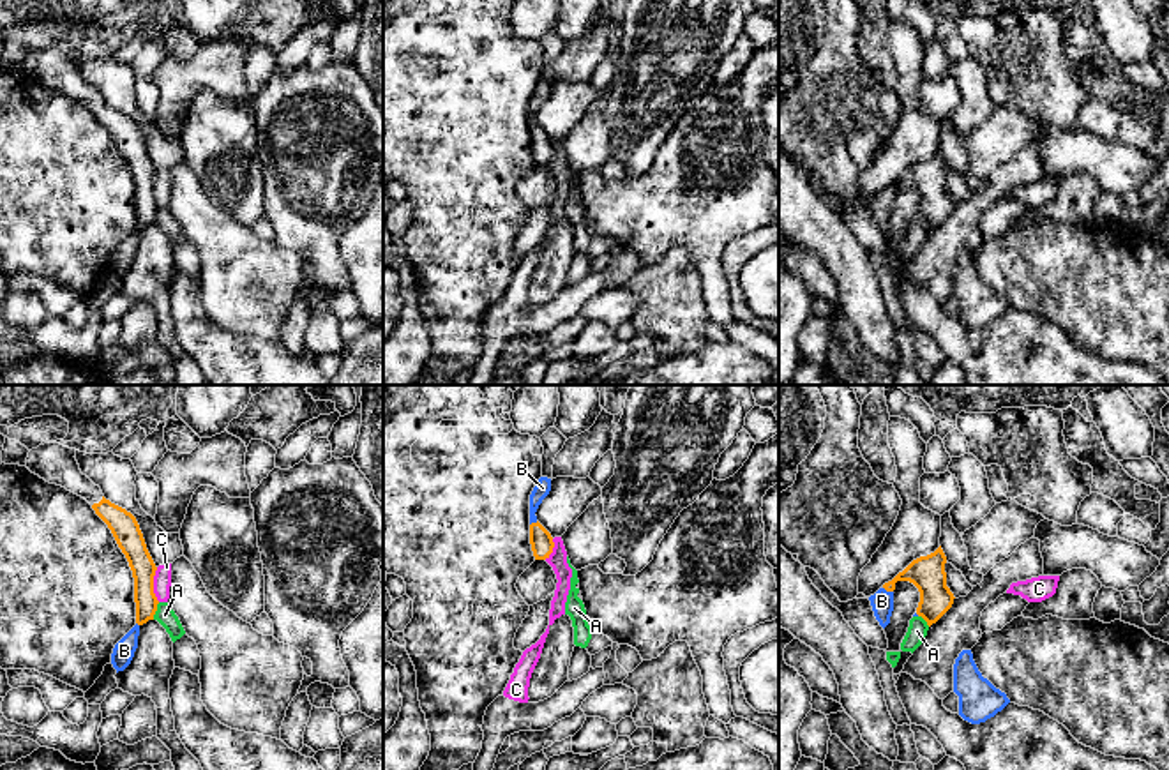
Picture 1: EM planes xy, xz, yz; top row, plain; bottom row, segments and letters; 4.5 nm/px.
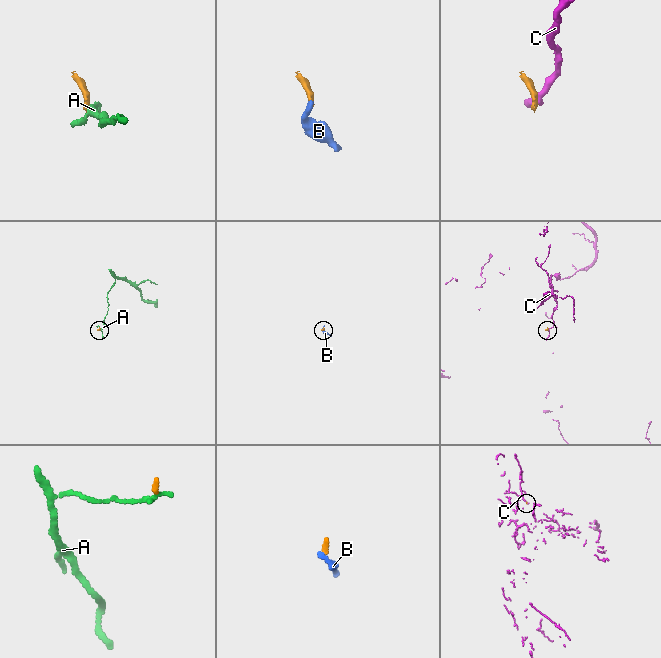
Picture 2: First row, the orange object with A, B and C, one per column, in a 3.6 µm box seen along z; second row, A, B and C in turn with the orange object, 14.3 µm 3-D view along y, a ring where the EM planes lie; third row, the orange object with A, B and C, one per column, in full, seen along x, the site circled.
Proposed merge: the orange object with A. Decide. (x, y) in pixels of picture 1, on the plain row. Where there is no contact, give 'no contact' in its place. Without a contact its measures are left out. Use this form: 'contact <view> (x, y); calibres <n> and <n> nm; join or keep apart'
contact xy (156, 214); calibres 110 and 90 nm; keep apart

